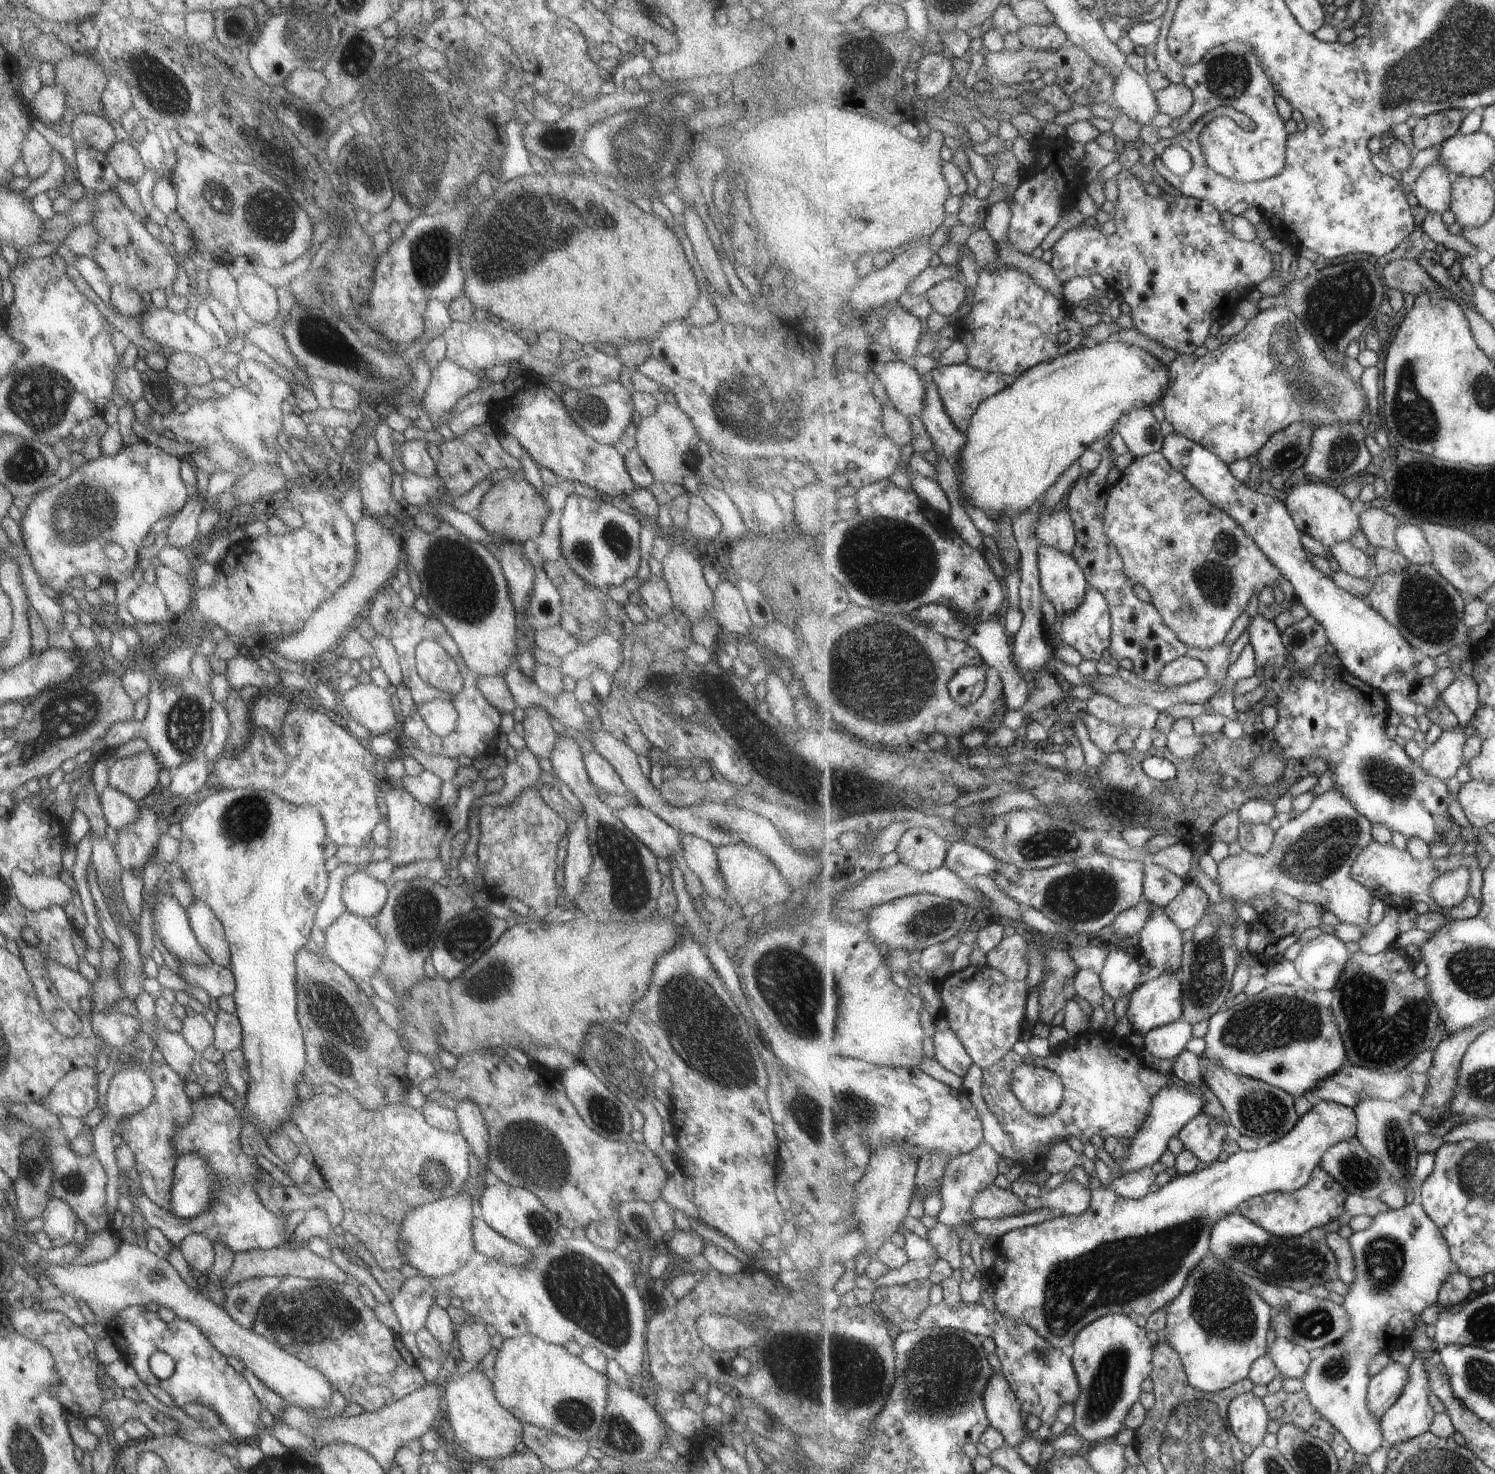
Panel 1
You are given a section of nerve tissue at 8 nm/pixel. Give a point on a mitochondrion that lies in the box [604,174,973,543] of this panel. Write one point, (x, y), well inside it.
(746, 407)

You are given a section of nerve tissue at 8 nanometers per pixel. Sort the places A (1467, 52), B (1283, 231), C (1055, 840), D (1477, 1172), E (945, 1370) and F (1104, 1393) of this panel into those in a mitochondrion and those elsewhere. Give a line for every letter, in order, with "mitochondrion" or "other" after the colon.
A: mitochondrion
B: other
C: mitochondrion
D: mitochondrion
E: mitochondrion
F: mitochondrion

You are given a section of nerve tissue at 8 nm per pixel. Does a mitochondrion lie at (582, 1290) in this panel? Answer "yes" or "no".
yes

